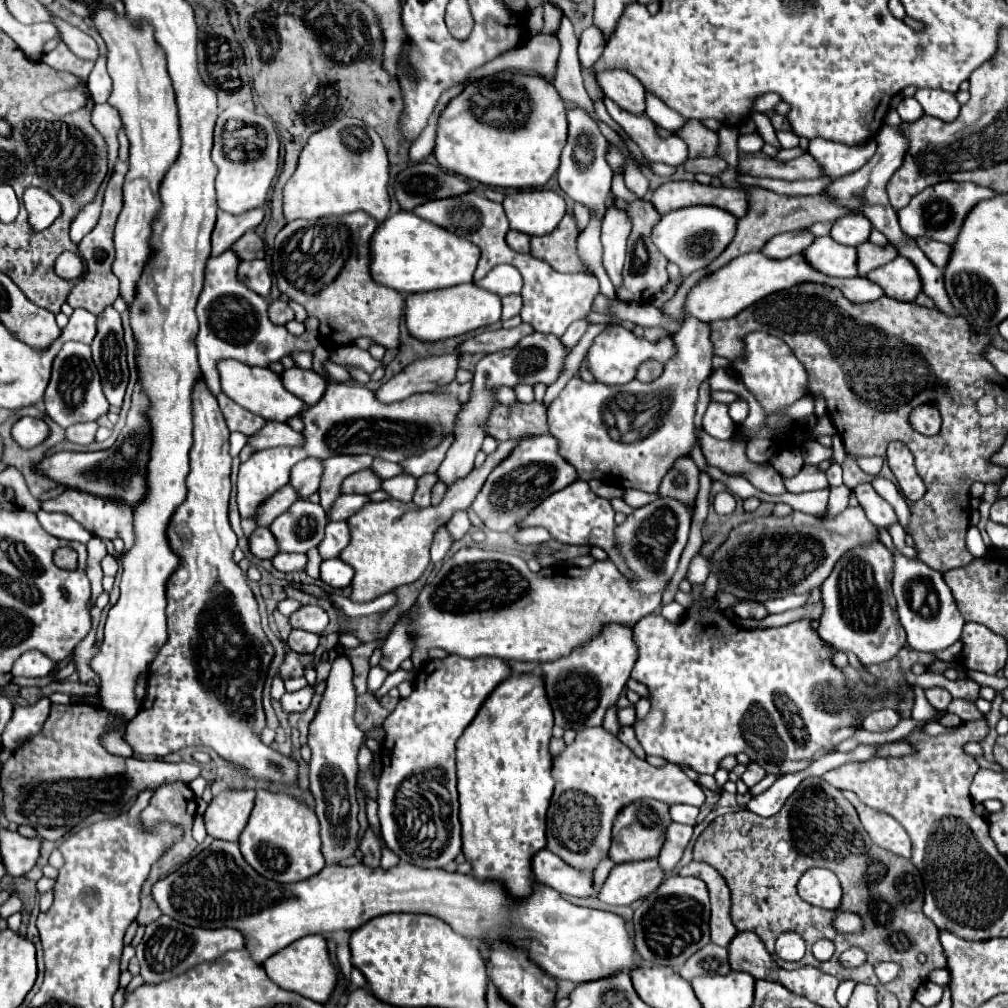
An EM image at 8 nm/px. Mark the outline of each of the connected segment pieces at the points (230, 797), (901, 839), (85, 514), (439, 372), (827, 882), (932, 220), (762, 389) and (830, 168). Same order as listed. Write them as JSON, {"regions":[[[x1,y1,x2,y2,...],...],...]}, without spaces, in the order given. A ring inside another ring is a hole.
{"regions":[[[225,789,205,809,207,833,215,839,237,841,253,809,253,789]],[[843,791,843,795,855,805,855,809,861,817,861,823,865,825,865,831,879,847,885,847,887,851,893,851,895,855,901,855,907,859,911,857,911,839,909,839,907,831,891,815,879,813,879,811,867,807,851,791]],[[67,489,59,497,43,501,41,509,43,511,59,511,59,513,71,515,77,523,81,523,87,531,91,531,93,535,97,535,101,539,115,539,115,537,119,537,119,539,125,541,125,549,129,549,133,545,133,517,129,513,129,507,125,503,121,503,121,501,113,503,113,499,105,501,105,499,93,497,89,493,79,493,79,491]],[[439,355,413,361,393,379,389,379,377,391,377,397,383,403,393,403,407,399,413,393,435,391,439,387,445,387,455,379,455,373,459,369,459,359,461,359,459,355]],[[809,869,799,879,799,895,803,901,835,911,841,905,841,885,833,871,829,869]],[[937,183,933,187,927,187,919,195,913,197,913,201,897,211,901,231,905,231,907,237,917,239,917,237,929,237,935,241,943,241,947,245,953,245,957,241,957,235,961,231,961,225,967,217,967,213,983,199,993,197,995,193,987,187,979,187,975,183]],[[755,331,745,337,745,359,733,361,733,369,741,375,747,389,759,399,765,413,771,415,781,407,793,405,797,399,807,395,807,371,797,361,793,351,777,337]],[[813,139,809,143,809,155,821,167,823,177,837,179,841,175,853,173,859,167,863,167,873,157,875,147,877,145,873,139,857,147,847,147,847,145,825,141,825,139]]]}

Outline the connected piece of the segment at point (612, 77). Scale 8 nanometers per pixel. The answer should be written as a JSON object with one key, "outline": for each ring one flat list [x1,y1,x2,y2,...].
{"outline":[[603,71,597,73,597,79,605,97,613,99,633,115,645,113,645,87,637,77,625,71]]}

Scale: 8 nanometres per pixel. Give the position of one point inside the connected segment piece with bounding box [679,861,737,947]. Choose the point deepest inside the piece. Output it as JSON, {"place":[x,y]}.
{"place":[722,929]}

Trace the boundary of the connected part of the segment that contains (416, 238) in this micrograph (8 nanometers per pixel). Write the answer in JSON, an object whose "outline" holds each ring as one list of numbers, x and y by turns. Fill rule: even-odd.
{"outline":[[399,211,375,231,371,257,371,273,377,283,397,289,399,293,421,293,473,281,481,251,475,243,469,243,469,239,461,239,413,213]]}

